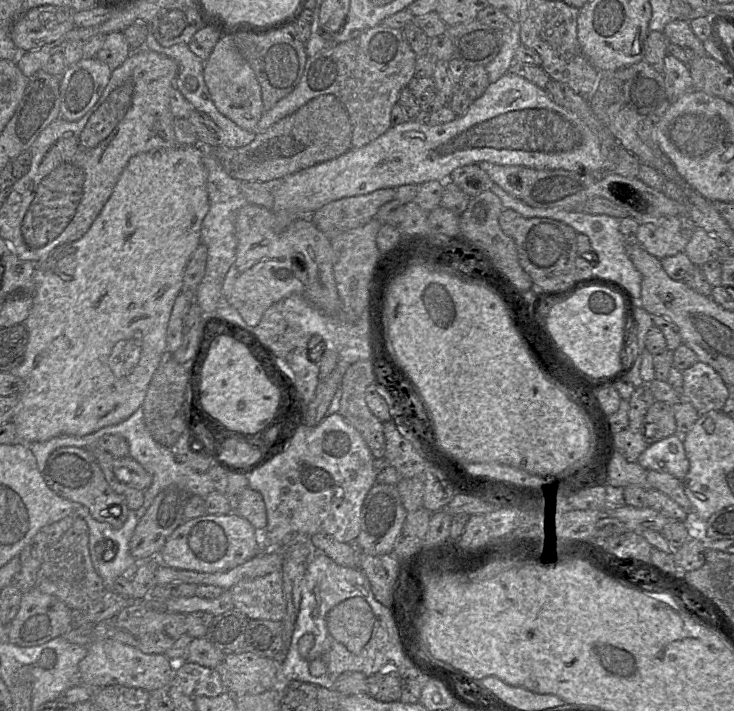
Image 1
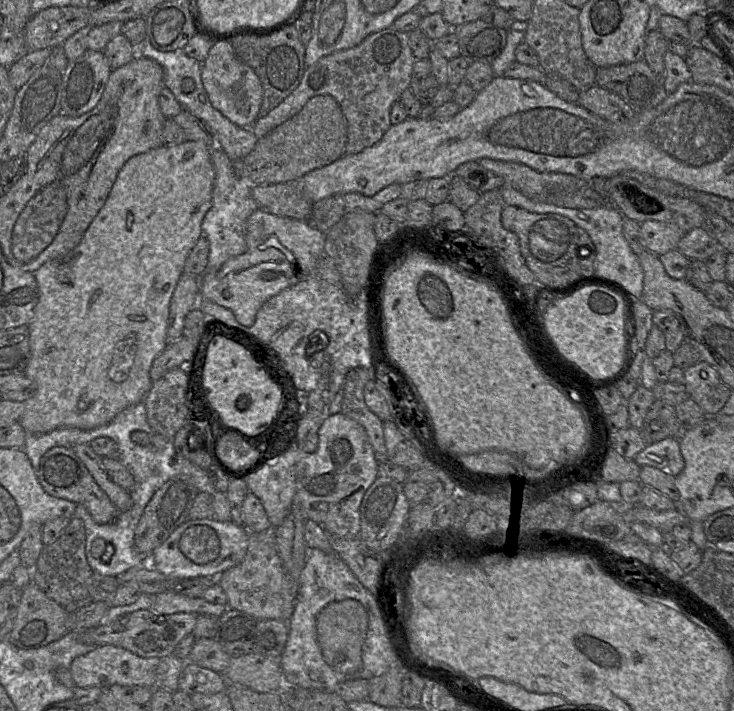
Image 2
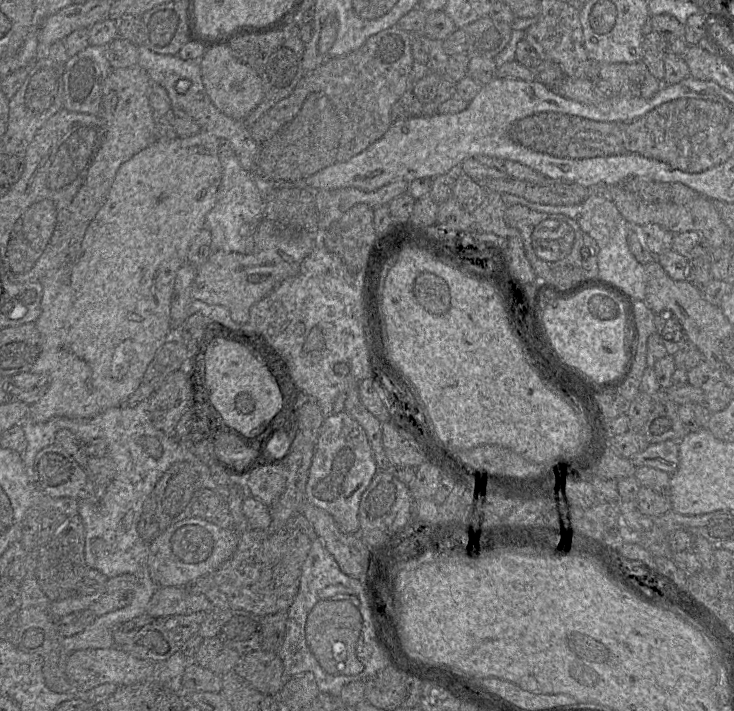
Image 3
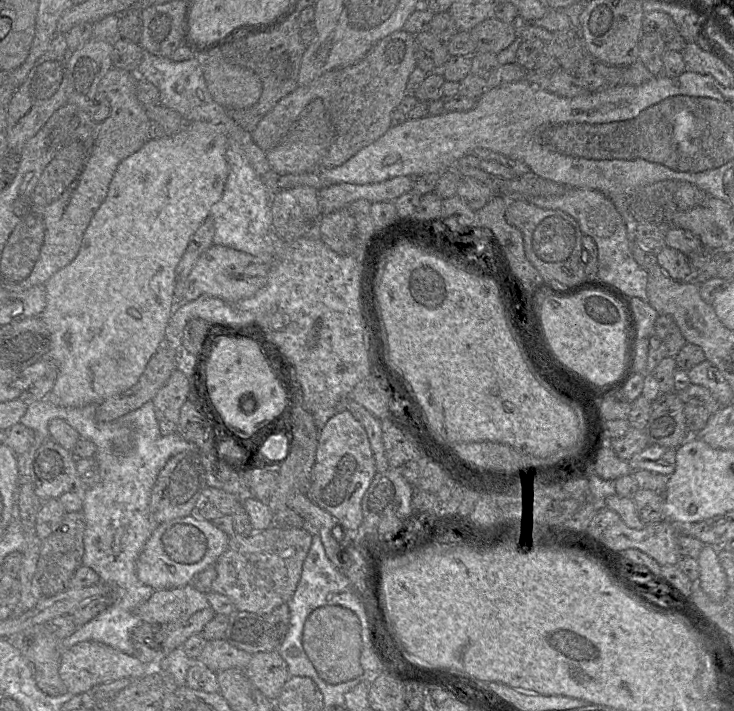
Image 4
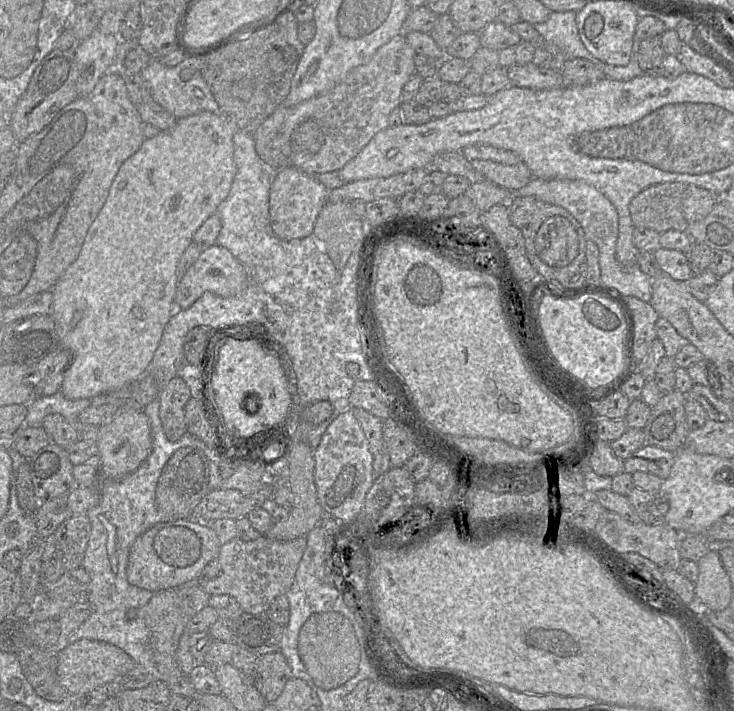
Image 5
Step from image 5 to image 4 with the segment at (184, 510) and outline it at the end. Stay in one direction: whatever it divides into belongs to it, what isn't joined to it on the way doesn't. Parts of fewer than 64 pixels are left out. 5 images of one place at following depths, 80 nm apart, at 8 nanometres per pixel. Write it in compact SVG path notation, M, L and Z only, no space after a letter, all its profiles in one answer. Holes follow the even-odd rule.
M184 451L172 456L160 471L150 496L149 509L158 524L189 516L206 489L206 472L200 455Z

